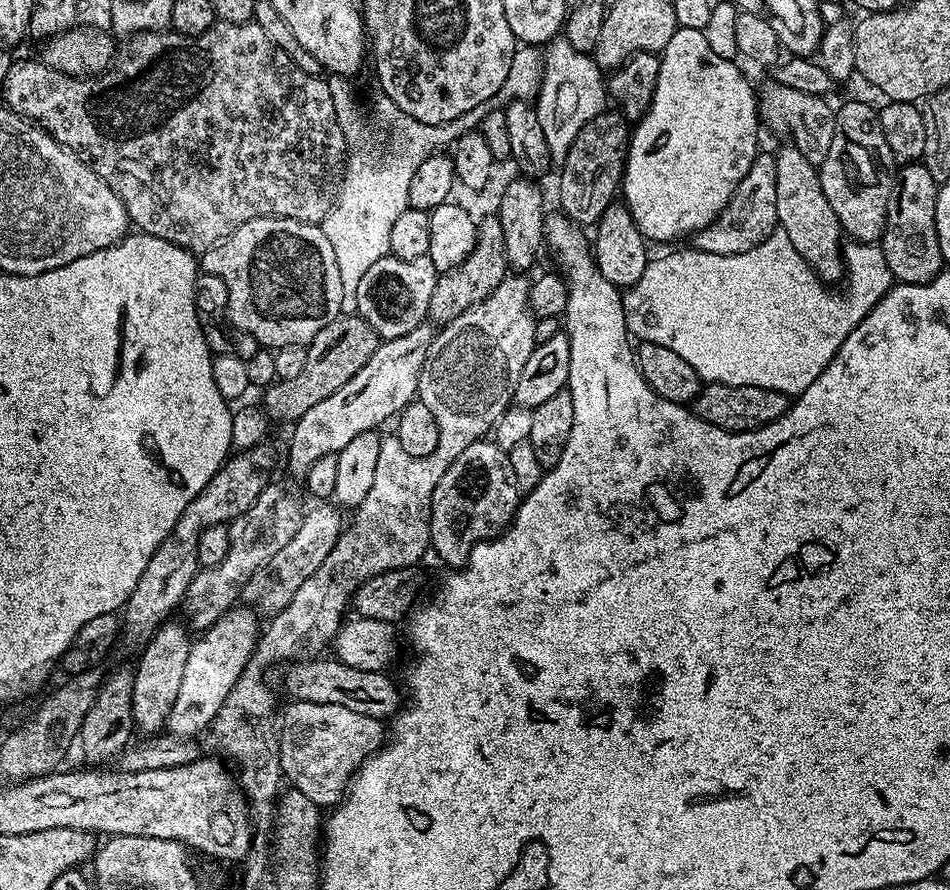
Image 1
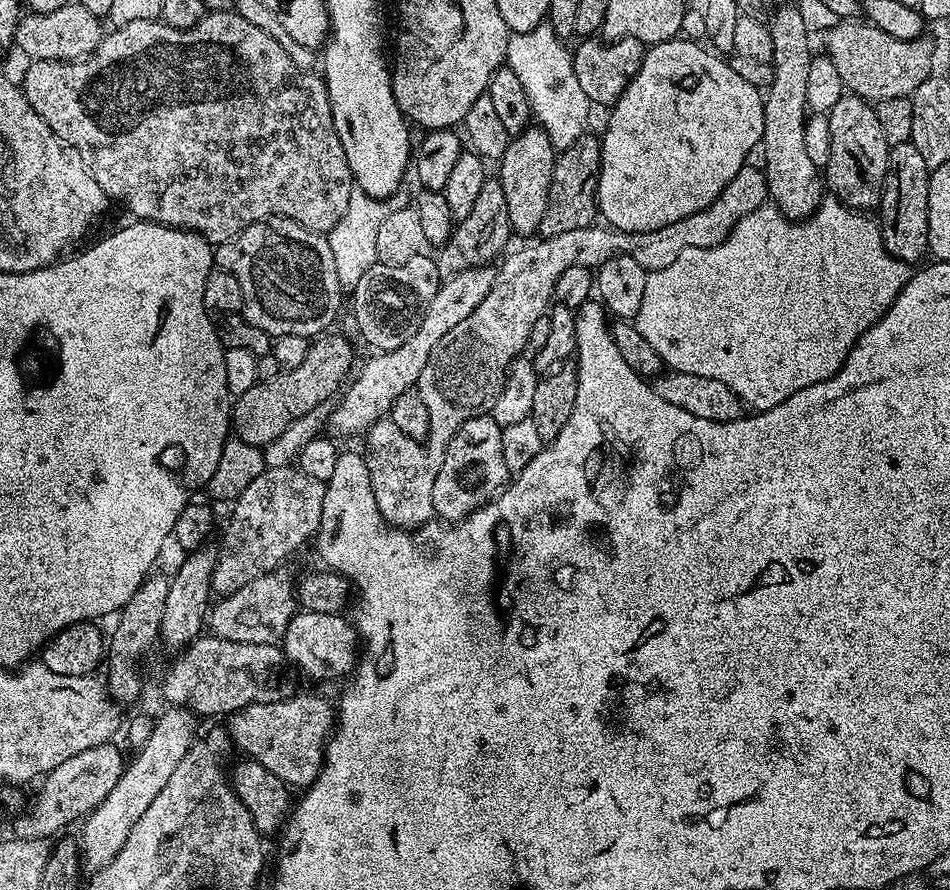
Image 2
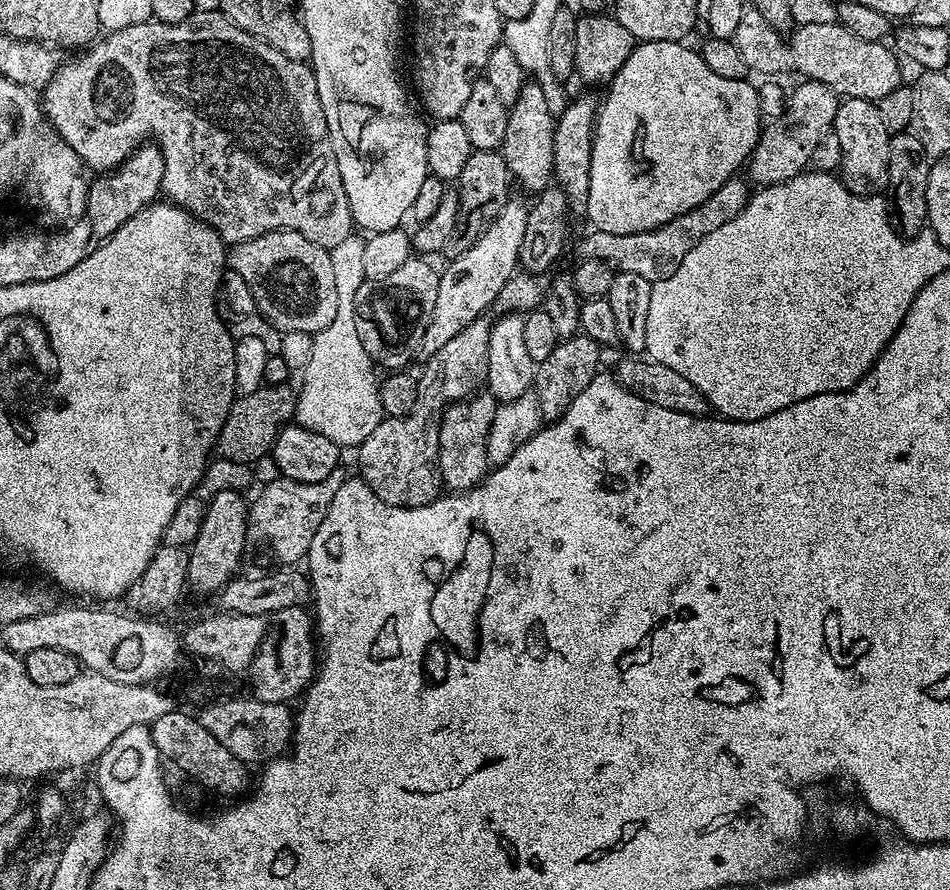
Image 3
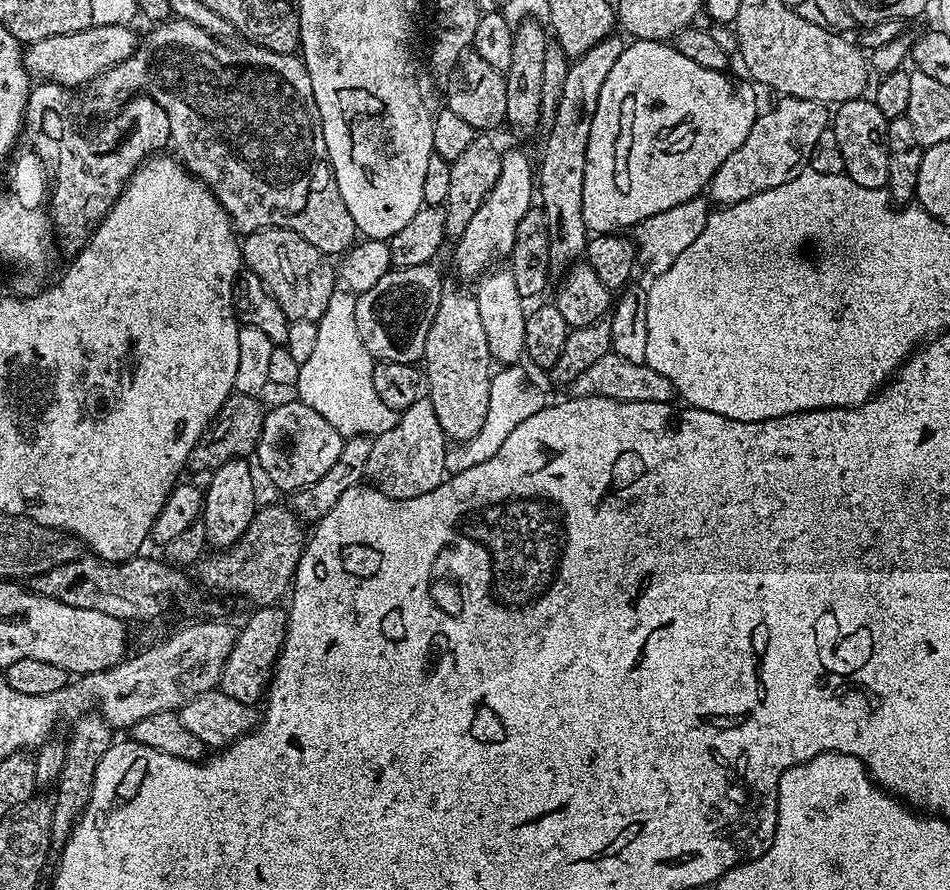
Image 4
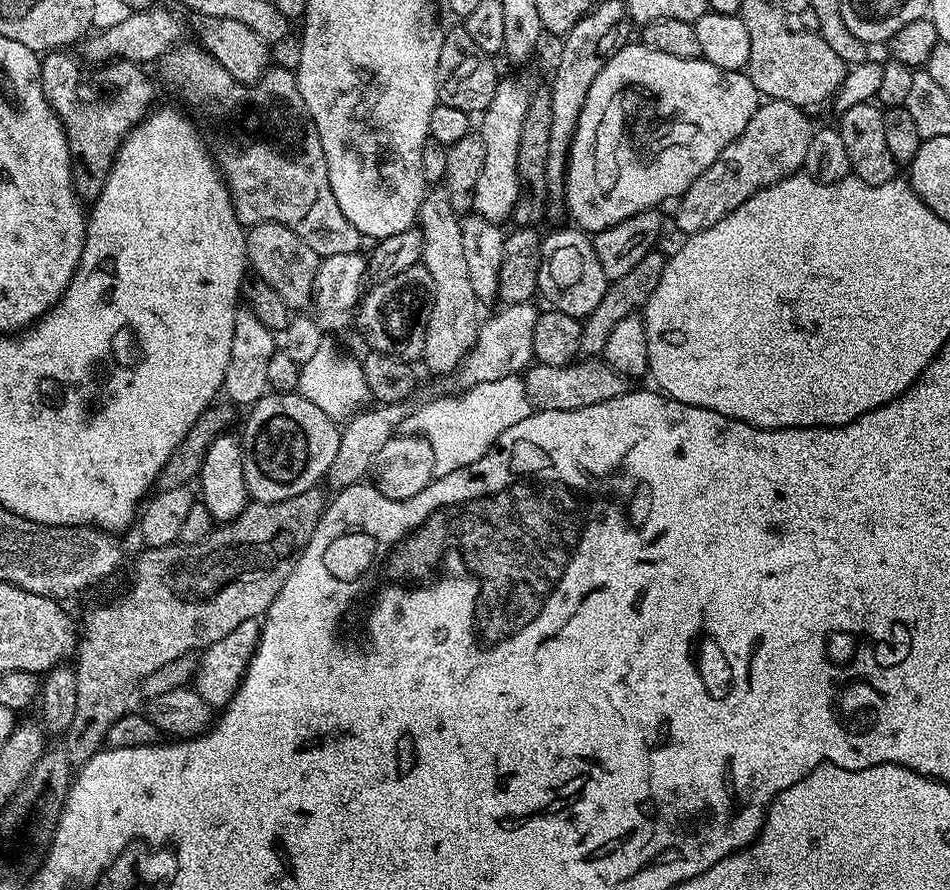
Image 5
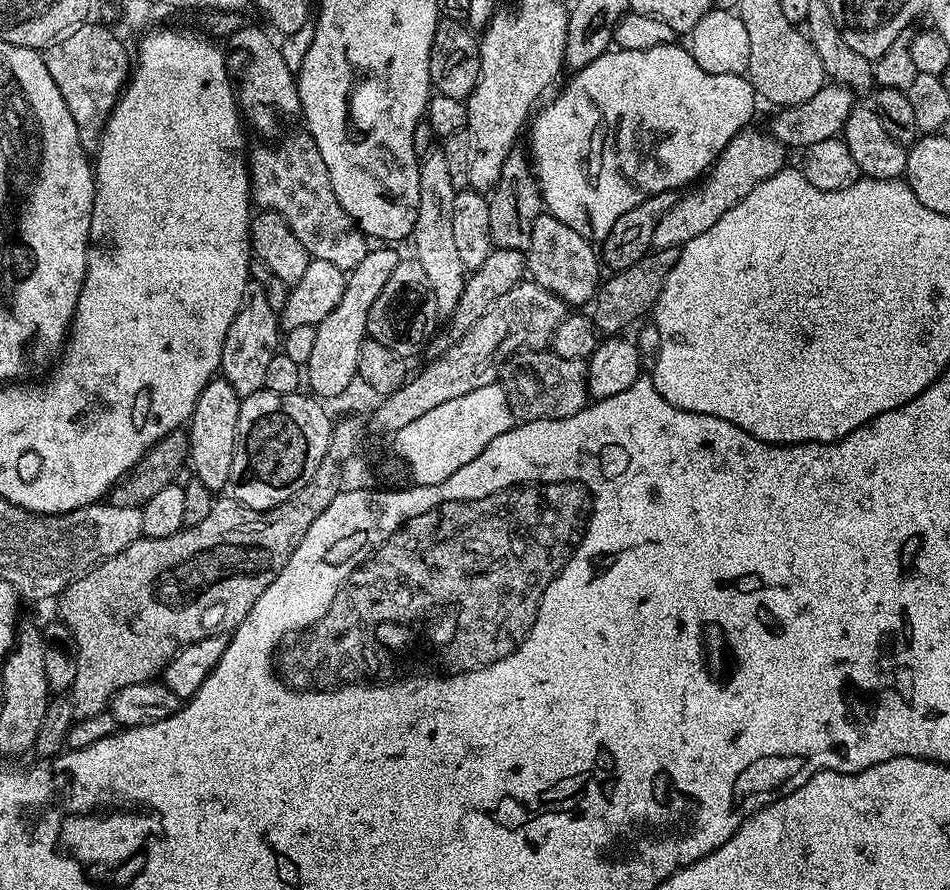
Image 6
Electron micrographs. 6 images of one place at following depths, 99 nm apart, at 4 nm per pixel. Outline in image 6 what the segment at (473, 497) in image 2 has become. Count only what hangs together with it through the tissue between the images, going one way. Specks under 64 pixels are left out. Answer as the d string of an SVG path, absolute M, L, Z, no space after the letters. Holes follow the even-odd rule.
M433 150L419 161L420 173L418 214L412 227L410 243L416 247L414 258L422 266L426 278L430 282L430 290L434 290L436 310L441 317L452 315L454 306L458 306L458 298L462 298L466 269L462 258L458 258L458 249L454 243L454 218L452 207L458 189L450 182L450 165L446 163L443 150Z

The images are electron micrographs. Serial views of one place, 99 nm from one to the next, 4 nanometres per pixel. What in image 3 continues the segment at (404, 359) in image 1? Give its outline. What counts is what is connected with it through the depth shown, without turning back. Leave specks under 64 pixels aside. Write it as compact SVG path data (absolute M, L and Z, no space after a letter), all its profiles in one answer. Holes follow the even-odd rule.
M516 198L509 199L508 203L503 204L493 215L496 217L490 220L471 246L456 254L456 257L442 268L432 321L430 326L426 326L426 334L422 336L420 343L421 357L438 354L438 350L442 350L442 346L446 346L446 342L450 342L454 334L481 319L485 315L484 311L499 301L502 286L506 286L508 279L516 275L522 260L528 210L527 203L523 204Z

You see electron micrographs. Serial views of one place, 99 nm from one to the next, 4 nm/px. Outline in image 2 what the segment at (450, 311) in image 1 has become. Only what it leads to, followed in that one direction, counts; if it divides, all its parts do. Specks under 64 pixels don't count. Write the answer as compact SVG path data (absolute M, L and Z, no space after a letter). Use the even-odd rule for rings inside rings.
M489 178L484 181L470 214L466 214L466 218L453 227L452 235L439 249L440 256L435 257L441 281L454 278L467 268L483 268L491 265L509 247L508 239L513 239L513 236L510 214L506 214L506 194L502 194L499 179Z

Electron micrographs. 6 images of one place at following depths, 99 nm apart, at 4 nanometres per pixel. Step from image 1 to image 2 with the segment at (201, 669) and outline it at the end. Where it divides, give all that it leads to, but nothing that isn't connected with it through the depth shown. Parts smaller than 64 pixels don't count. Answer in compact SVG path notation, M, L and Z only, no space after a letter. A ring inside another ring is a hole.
M183 706L165 707L165 712L160 717L155 717L150 738L146 738L144 744L139 745L136 757L127 761L120 781L106 794L106 798L96 808L93 808L87 816L83 817L80 828L80 848L78 856L82 861L85 873L97 872L102 866L112 860L114 854L122 846L138 818L146 814L146 806L158 798L162 786L166 786L171 772L176 769L178 762L190 751L197 739L196 723L198 717L190 708Z

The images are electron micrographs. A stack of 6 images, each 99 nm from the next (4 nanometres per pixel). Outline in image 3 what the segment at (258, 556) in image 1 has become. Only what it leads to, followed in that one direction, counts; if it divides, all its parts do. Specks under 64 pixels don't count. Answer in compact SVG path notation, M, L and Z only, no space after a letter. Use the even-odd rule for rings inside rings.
M337 466L329 476L322 478L322 482L294 482L278 478L264 484L248 510L249 537L260 544L268 540L269 550L280 559L281 565L299 565L307 557L310 542L314 542L314 534L318 534L318 526L322 526L322 518L326 518L326 510L330 510L330 502L334 502L334 494L338 494L338 486L342 486L345 479L343 467Z

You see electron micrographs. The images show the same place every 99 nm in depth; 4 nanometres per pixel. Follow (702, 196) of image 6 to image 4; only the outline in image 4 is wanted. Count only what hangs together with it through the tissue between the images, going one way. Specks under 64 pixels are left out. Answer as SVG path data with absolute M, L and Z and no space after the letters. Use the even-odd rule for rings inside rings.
M785 96L777 101L769 112L761 111L757 115L750 134L746 134L746 142L718 166L706 189L707 195L717 200L717 205L731 206L754 194L762 194L762 190L774 190L774 186L798 178L798 174L809 167L818 138L829 131L829 109L819 100L797 96Z

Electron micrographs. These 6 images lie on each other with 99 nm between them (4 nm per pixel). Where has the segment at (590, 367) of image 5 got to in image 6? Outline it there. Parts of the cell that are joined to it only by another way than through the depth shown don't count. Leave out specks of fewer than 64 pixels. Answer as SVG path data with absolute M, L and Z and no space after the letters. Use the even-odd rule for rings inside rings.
M521 350L509 356L502 369L502 383L512 415L520 422L570 418L590 403L587 363L567 360L550 350Z

